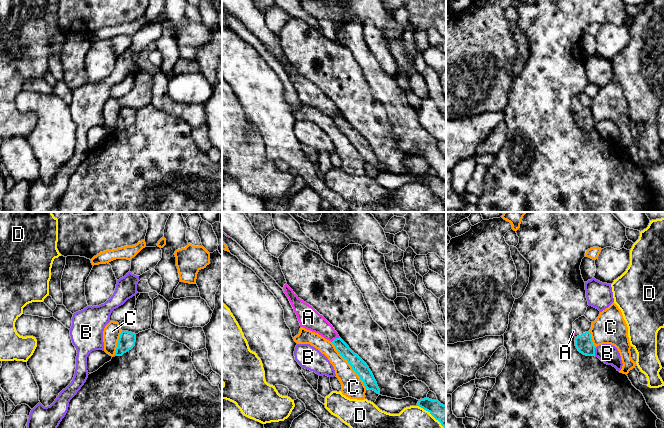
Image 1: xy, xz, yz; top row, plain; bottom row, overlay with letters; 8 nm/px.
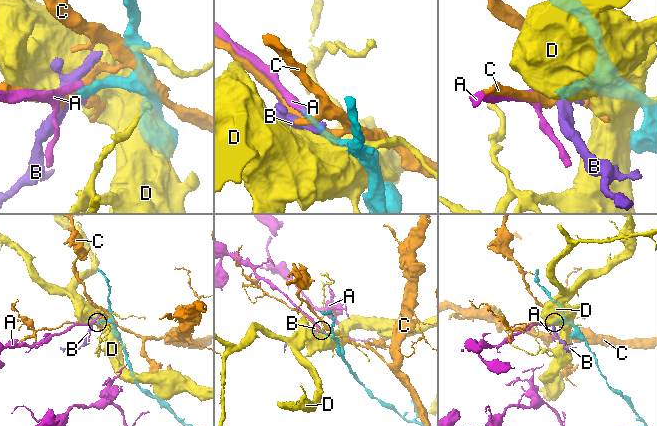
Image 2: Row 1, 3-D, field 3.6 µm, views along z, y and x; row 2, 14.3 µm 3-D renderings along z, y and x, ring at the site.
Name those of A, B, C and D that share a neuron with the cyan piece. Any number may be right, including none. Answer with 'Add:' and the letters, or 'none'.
Add: none

